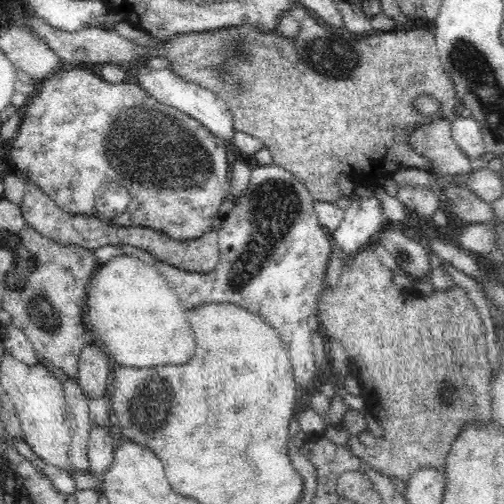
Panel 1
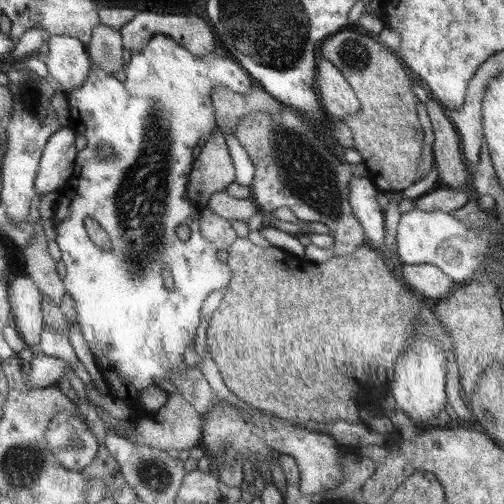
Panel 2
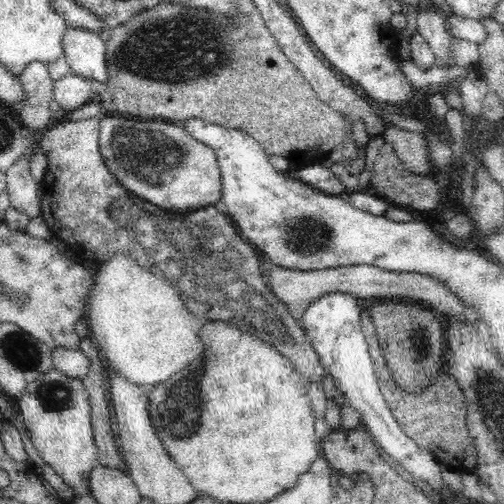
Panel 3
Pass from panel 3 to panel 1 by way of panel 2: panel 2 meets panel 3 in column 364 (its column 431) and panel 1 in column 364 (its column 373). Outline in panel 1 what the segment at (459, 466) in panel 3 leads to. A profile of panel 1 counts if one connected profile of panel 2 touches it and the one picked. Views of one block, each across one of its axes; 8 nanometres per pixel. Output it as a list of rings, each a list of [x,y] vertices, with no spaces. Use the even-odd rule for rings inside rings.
[[[366,248],[366,250],[358,252],[358,254],[344,266],[344,270],[342,270],[342,274],[340,274],[340,282],[338,282],[334,288],[328,288],[328,286],[322,288],[322,294],[318,296],[318,298],[320,298],[320,300],[318,300],[318,318],[320,318],[320,324],[322,324],[320,330],[322,330],[326,336],[336,338],[336,340],[346,348],[346,352],[350,354],[350,362],[352,362],[354,376],[358,378],[358,382],[360,382],[360,386],[362,386],[362,390],[364,390],[364,398],[366,398],[366,404],[368,404],[366,410],[382,424],[382,428],[384,428],[384,432],[386,432],[386,438],[384,438],[384,440],[378,440],[378,446],[376,446],[376,448],[366,448],[366,446],[360,442],[358,436],[350,436],[350,438],[348,438],[348,452],[354,454],[356,458],[360,458],[362,462],[366,462],[368,466],[372,466],[376,472],[380,472],[380,474],[384,474],[384,476],[388,476],[388,478],[392,478],[392,480],[398,478],[398,480],[402,480],[404,484],[408,484],[408,480],[410,480],[410,476],[414,474],[414,470],[420,470],[420,468],[434,468],[434,470],[438,470],[438,472],[442,472],[442,474],[446,474],[446,458],[448,458],[448,454],[452,452],[452,446],[454,446],[456,438],[460,436],[462,428],[466,428],[466,426],[472,424],[472,422],[476,422],[478,428],[488,428],[488,426],[494,422],[496,416],[494,416],[494,406],[492,406],[492,396],[490,396],[490,392],[492,392],[492,372],[490,372],[490,364],[488,364],[488,358],[486,358],[486,334],[484,334],[486,330],[484,330],[482,318],[480,318],[478,308],[476,308],[476,304],[472,302],[470,294],[468,294],[462,286],[454,284],[454,286],[452,286],[450,290],[446,290],[446,292],[434,292],[432,296],[428,296],[428,298],[424,298],[424,300],[418,300],[416,294],[412,294],[412,292],[408,292],[408,290],[396,288],[396,284],[392,282],[394,276],[398,276],[398,272],[386,268],[386,266],[378,260],[378,256],[376,256],[376,252],[374,252],[372,248]]]

